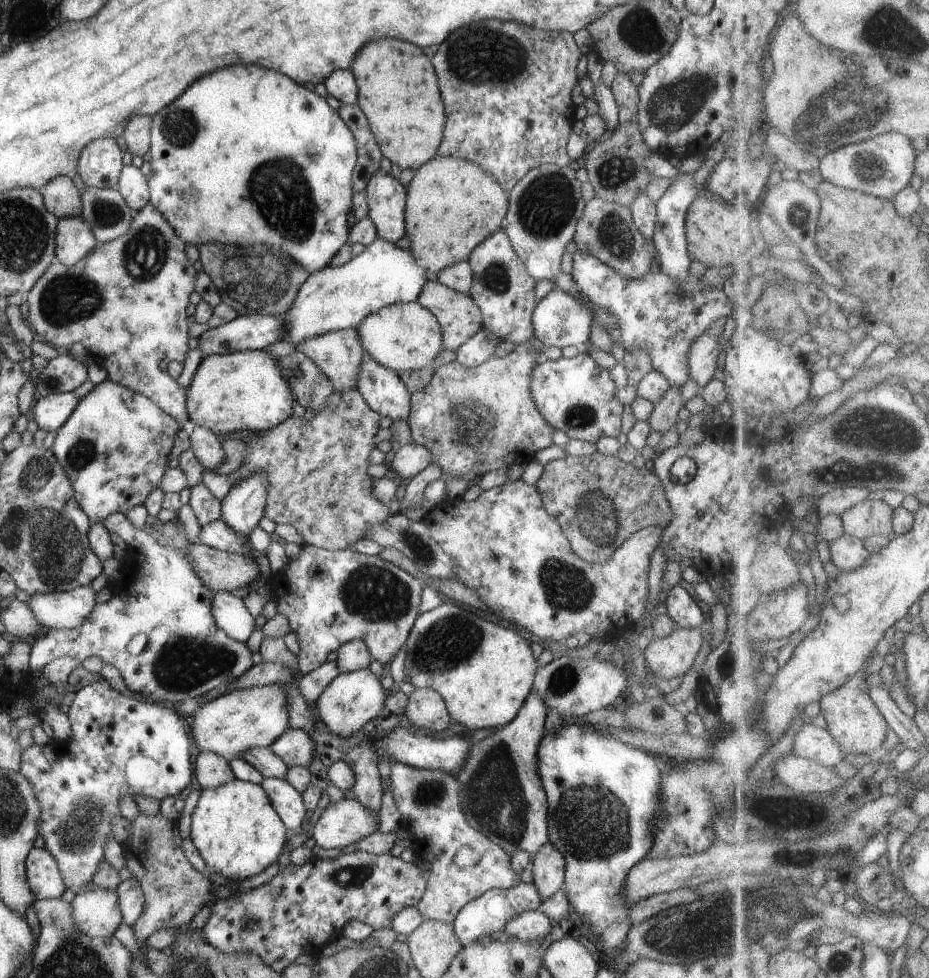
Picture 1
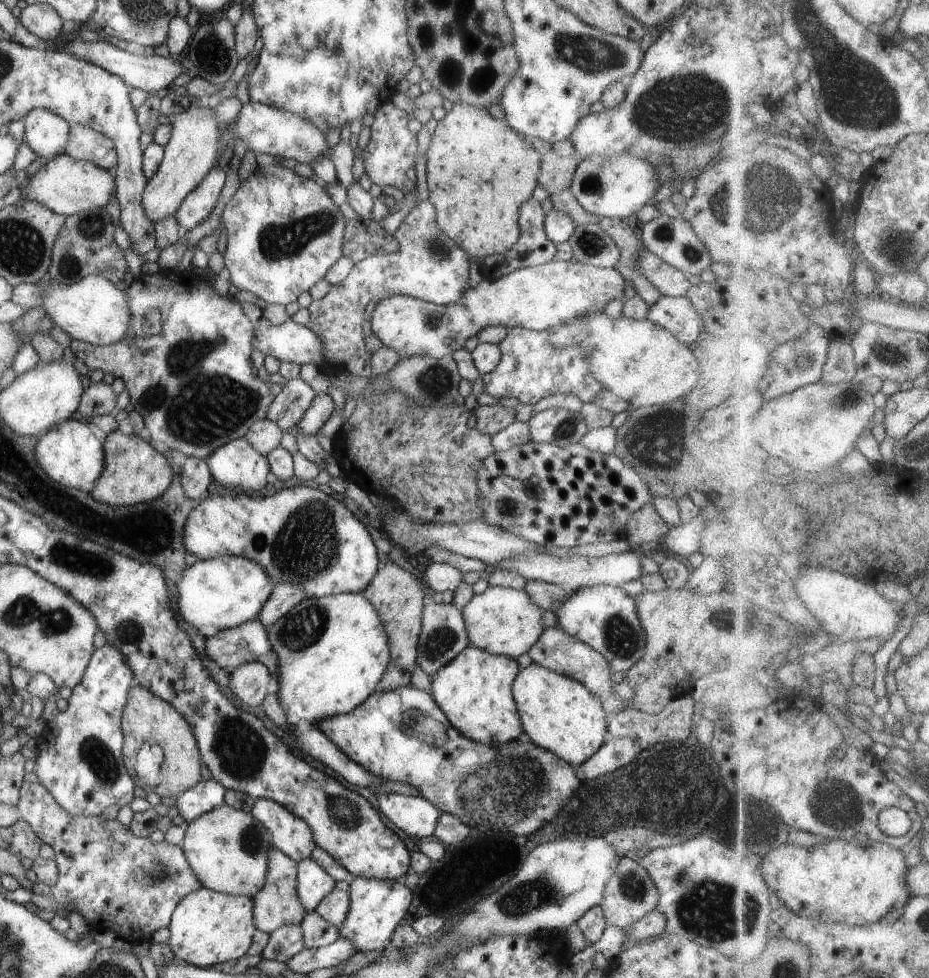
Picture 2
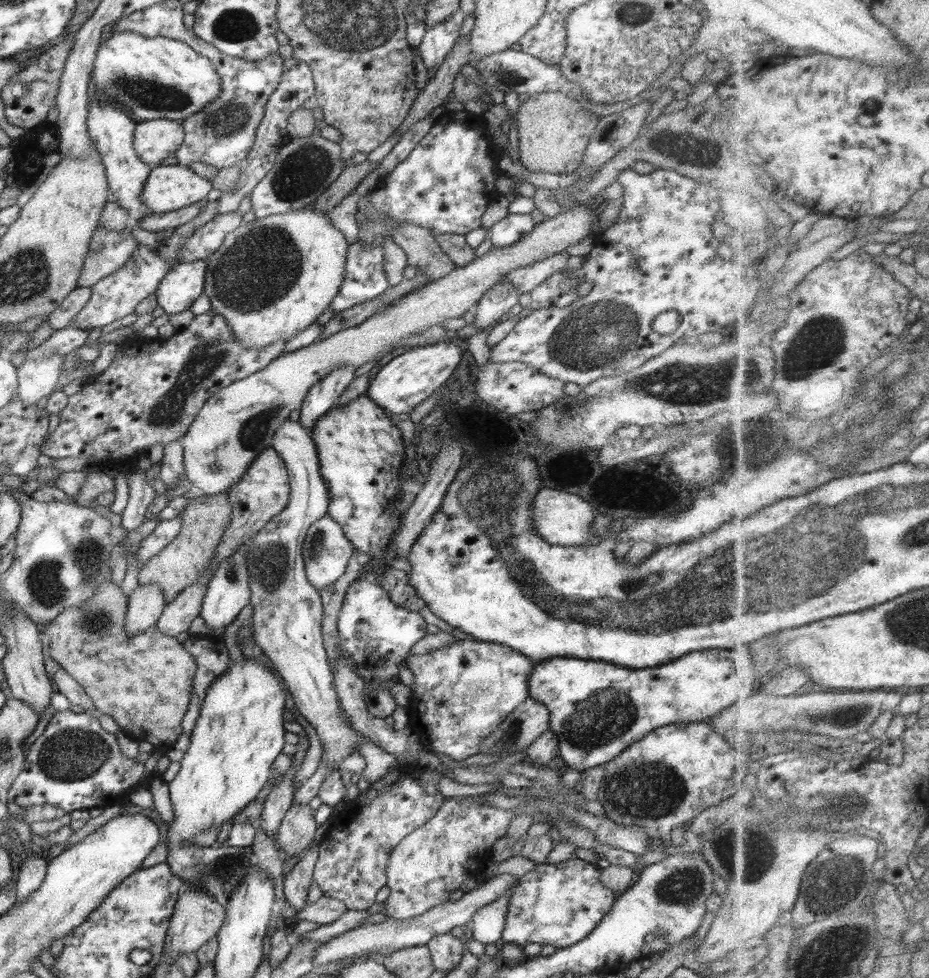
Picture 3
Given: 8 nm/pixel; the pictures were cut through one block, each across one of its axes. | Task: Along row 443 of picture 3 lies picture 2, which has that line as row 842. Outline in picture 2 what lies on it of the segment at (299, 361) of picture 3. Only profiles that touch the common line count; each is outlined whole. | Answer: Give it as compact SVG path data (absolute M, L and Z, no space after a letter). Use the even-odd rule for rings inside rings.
M222 803L186 824L182 850L202 887L230 896L253 898L264 888L268 872L268 854L273 848L272 834L251 813Z

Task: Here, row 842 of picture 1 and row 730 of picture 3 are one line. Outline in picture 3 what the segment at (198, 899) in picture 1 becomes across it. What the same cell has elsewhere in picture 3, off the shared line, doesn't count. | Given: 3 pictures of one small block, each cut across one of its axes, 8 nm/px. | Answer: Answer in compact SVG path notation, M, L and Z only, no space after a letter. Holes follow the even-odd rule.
M107 580L97 586L94 596L78 607L70 607L46 624L45 634L50 637L50 655L63 670L68 672L84 688L86 695L101 714L112 716L119 728L124 729L136 740L149 742L154 748L163 744L174 745L183 733L181 724L190 704L192 681L196 673L196 660L178 642L176 637L166 636L154 626L140 635L128 636L124 631L127 602L120 586Z

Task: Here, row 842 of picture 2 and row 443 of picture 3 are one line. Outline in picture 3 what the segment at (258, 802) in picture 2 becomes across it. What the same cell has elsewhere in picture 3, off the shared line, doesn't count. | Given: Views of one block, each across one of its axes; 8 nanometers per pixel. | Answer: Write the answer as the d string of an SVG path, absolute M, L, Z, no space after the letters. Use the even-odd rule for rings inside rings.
M288 419L280 425L273 437L271 446L285 462L289 474L289 499L286 508L273 516L262 530L253 537L249 546L249 585L251 590L251 602L253 606L253 618L250 620L254 643L262 650L262 653L271 661L273 667L282 678L287 690L292 694L296 708L316 730L322 744L323 754L316 772L302 783L298 790L294 791L295 804L306 804L318 794L323 778L331 772L337 771L342 760L350 758L350 754L360 754L359 746L366 744L362 735L350 725L349 718L340 708L338 695L334 689L334 677L328 663L328 656L323 644L321 623L323 620L323 606L320 600L319 590L308 580L305 573L305 562L302 556L302 547L309 526L320 518L327 515L329 509L329 492L320 474L318 464L317 446L309 433L299 421Z

